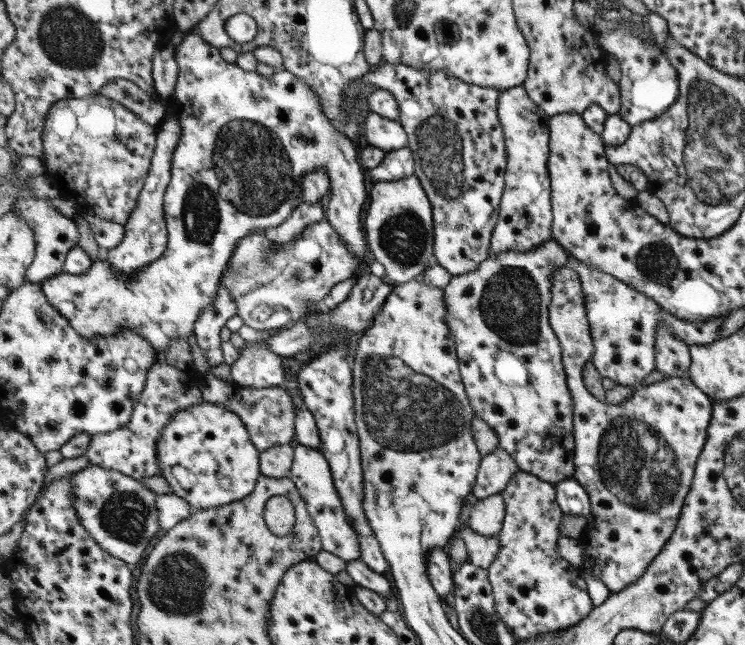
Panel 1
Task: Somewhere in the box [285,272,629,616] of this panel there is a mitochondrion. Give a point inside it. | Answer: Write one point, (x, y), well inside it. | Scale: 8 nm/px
(402, 410)

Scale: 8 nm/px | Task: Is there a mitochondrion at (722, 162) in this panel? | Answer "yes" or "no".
yes

